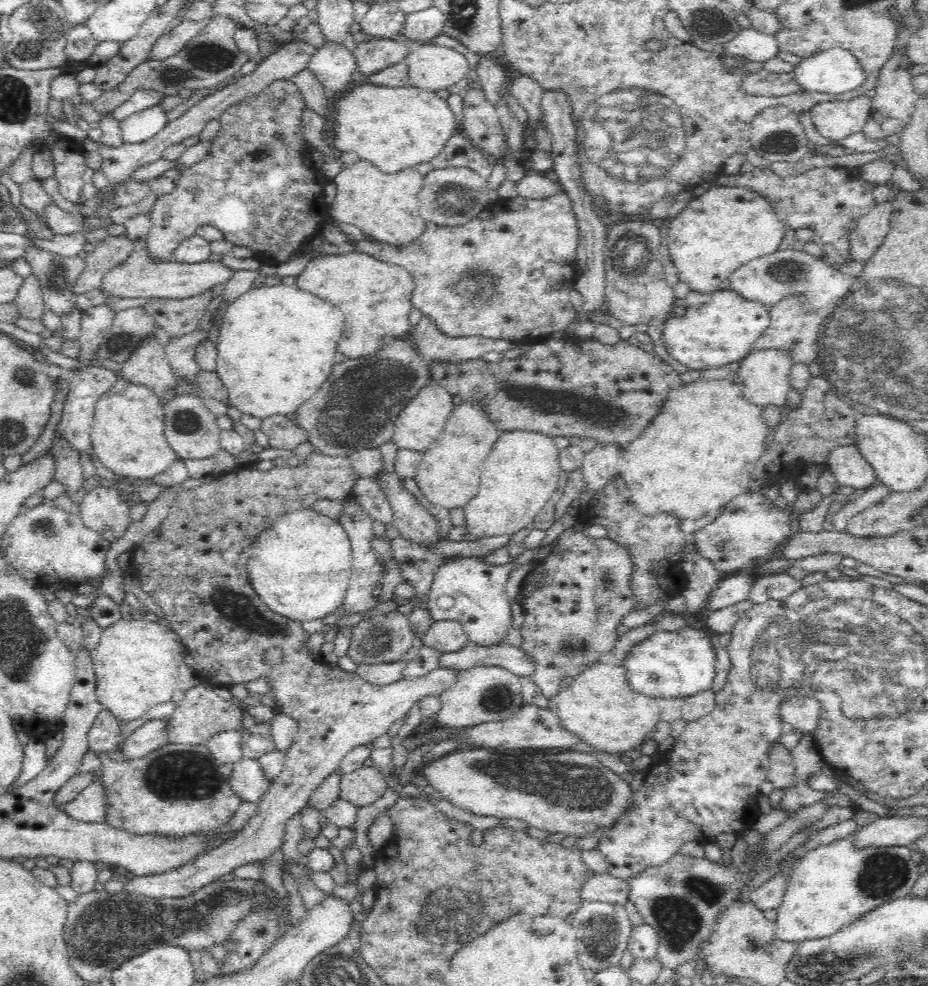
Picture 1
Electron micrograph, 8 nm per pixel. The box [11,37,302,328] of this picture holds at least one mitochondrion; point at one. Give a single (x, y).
(203, 58)

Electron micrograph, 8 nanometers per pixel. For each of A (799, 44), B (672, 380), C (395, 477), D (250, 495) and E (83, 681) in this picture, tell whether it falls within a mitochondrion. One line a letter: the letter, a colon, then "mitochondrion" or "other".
A: other
B: other
C: other
D: other
E: other

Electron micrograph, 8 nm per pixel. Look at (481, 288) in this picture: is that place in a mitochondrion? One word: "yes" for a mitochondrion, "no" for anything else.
yes

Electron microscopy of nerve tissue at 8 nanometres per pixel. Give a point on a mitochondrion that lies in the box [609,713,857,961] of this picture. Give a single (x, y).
(679, 916)

